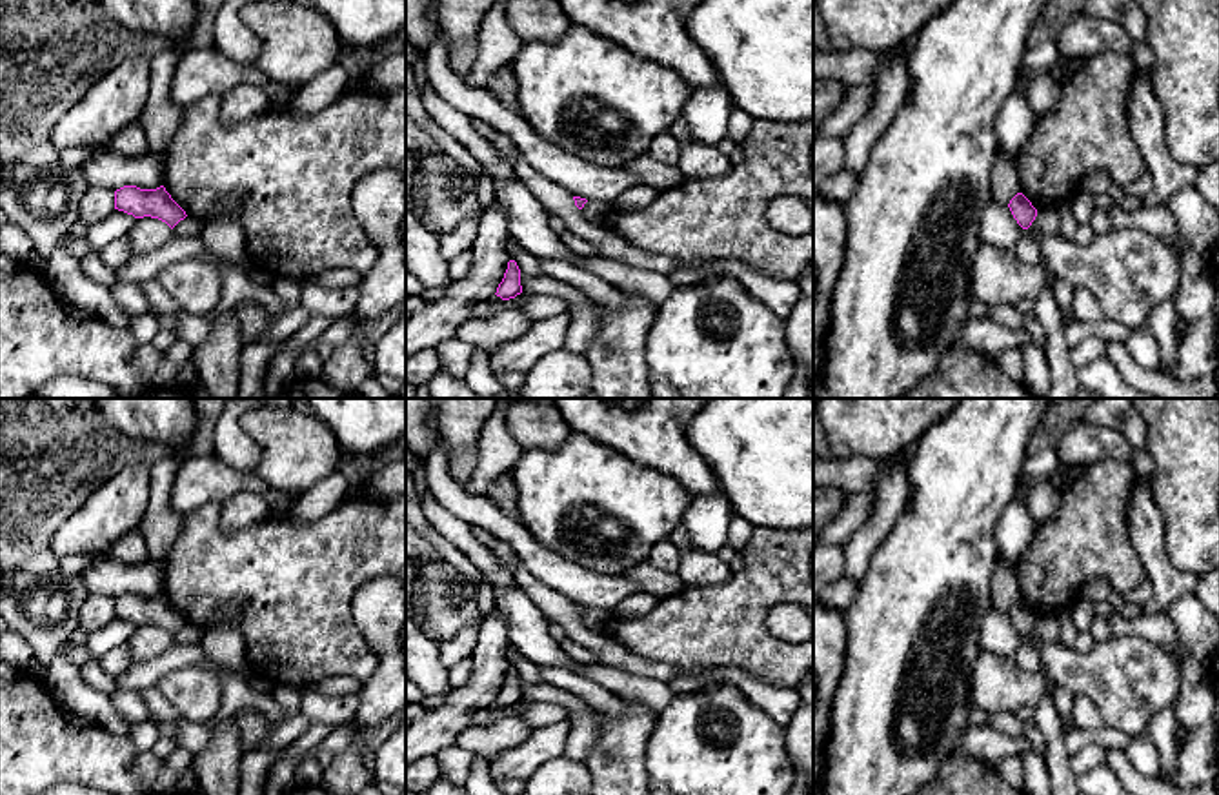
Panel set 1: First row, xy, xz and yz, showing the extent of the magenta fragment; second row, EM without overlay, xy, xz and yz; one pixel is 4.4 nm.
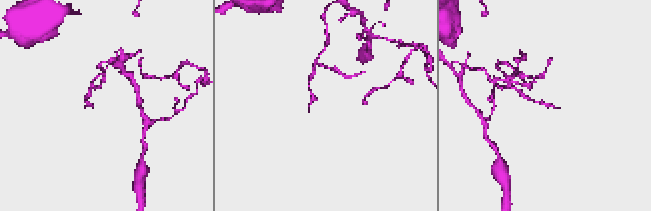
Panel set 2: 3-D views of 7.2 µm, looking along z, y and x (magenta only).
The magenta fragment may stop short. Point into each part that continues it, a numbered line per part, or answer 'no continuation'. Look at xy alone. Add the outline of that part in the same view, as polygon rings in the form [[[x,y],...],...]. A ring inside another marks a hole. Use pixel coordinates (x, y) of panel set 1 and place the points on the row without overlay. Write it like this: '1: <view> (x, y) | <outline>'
no continuation

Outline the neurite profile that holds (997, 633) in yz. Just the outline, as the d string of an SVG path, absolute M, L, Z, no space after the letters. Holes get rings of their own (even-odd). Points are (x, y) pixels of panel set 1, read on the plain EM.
M992 606L981 620L981 649L999 657L1015 657L1023 642L1024 637L1013 626L1010 615Z

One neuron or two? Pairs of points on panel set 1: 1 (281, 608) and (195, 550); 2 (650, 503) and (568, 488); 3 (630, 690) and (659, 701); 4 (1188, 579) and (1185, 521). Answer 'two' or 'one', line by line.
1: one
2: one
3: one
4: two

